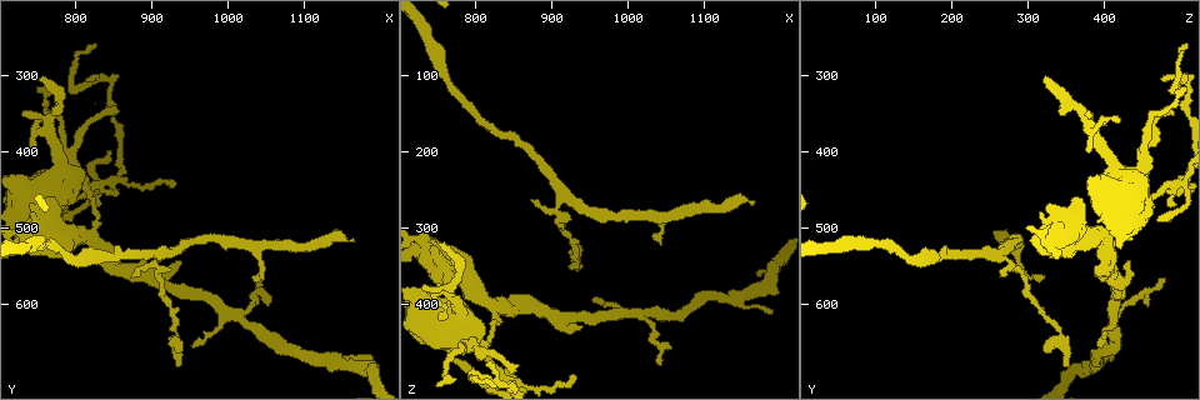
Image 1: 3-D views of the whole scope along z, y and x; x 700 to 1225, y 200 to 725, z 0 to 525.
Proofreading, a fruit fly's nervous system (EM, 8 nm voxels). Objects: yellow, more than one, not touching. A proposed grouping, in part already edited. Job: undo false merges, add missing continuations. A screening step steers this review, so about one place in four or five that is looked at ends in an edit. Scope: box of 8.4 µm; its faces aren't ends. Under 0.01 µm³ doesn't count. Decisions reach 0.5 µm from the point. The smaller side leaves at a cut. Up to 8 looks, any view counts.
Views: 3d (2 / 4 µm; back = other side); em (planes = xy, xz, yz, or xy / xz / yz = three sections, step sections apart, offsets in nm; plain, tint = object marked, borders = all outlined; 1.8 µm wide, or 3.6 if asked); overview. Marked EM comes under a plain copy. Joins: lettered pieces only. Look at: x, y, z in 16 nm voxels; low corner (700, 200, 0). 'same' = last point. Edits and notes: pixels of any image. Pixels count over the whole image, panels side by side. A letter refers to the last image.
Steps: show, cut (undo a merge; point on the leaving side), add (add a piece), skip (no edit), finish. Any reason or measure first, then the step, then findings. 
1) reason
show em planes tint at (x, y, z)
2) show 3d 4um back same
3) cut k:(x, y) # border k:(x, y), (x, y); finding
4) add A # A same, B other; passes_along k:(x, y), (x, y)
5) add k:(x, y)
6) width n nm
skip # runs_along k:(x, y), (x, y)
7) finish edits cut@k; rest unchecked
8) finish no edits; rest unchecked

branch stops here
show 3d 2um at (755, 310, 320)

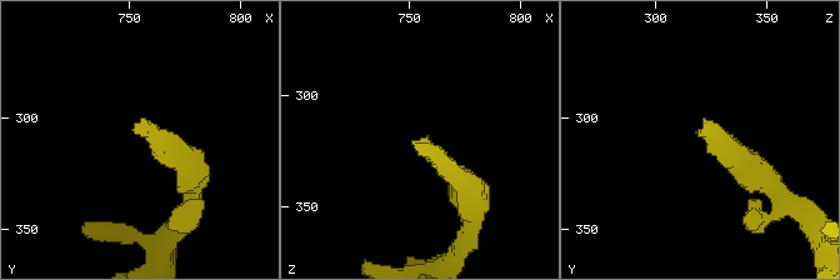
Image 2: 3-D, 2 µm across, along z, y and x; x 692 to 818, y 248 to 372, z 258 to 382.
show em yz step 4 borders at (753, 307, 320)

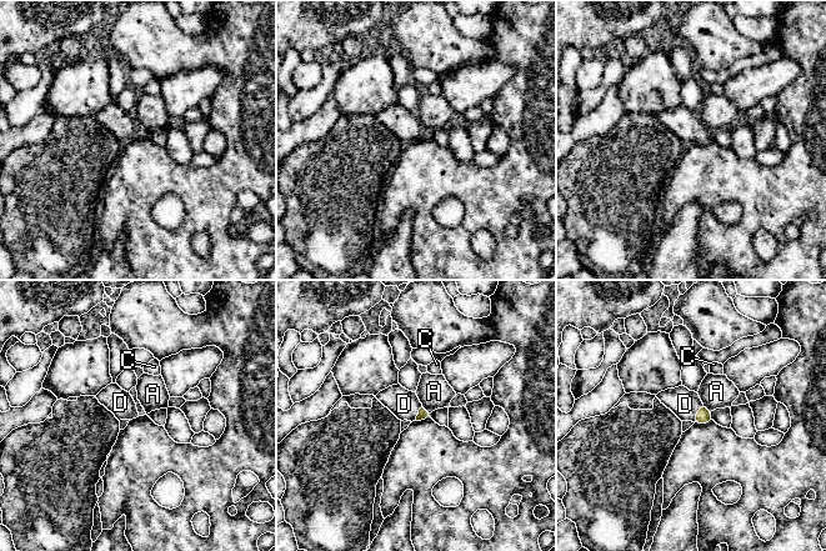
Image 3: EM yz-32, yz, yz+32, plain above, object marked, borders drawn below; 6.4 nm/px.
longest_contact D 140 nm
add D # A other, C other, D same; passes_along 3:(704, 416), (699, 412), (685, 404); it goes on there

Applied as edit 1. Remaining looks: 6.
free end
show em 3.6um yz step 8 borders at (1165, 510, 270)

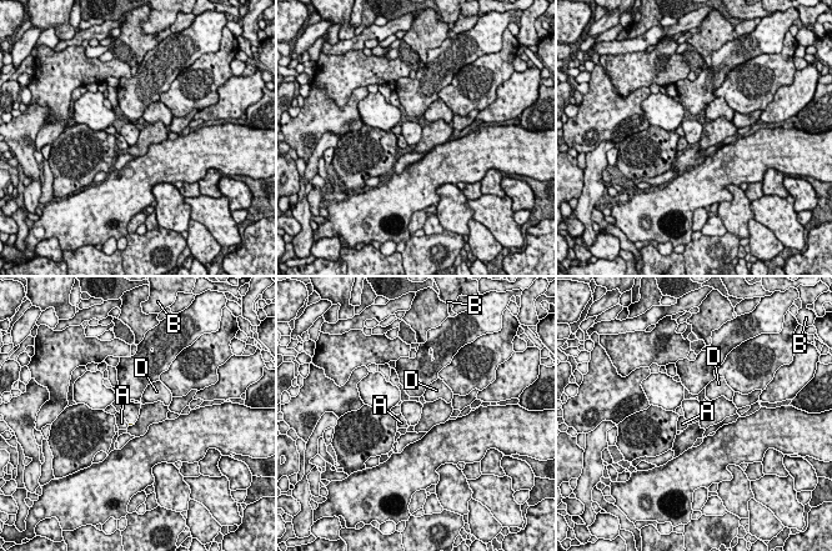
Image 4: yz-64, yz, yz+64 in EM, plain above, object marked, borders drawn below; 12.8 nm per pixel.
show em 3.6um planes borders same

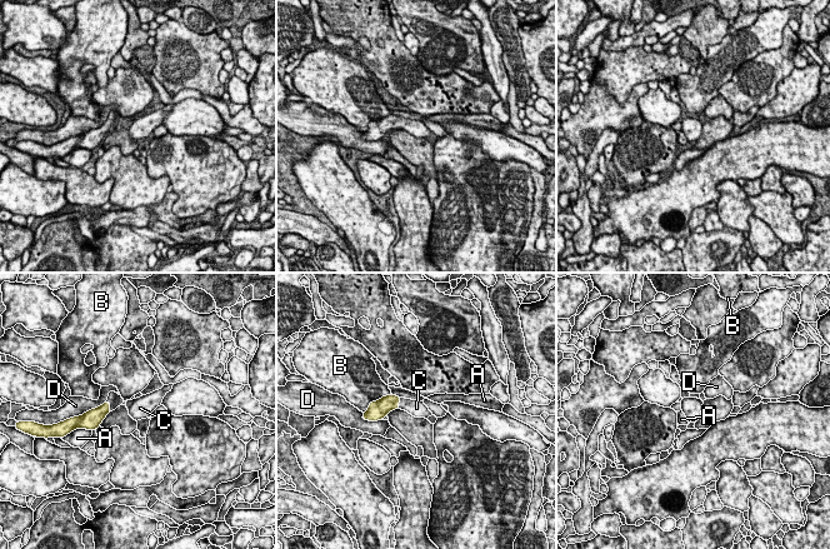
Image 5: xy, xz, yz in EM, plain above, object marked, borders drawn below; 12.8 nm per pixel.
add C # A other, B other, C same, D other; passes_along 5:(383, 407), (398, 403), (416, 408); the neuron continues

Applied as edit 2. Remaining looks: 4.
sharp bend
show em 3.6um planes tint at (800, 425, 445)

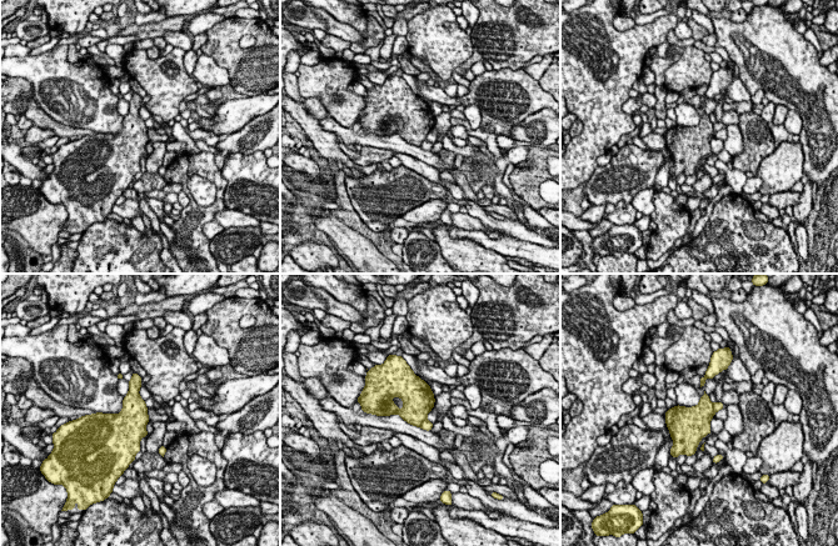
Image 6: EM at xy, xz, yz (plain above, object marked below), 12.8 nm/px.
show em 3.6um planes borders same

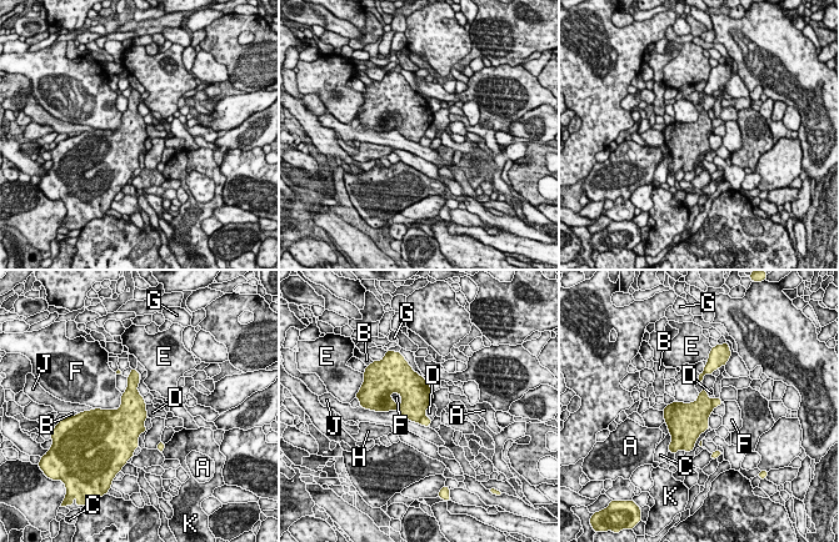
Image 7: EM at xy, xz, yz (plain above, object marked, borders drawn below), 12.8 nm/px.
longest_contact J 700 nm
cut 7:(717, 402) # A other, B other, C other, D other, E other, F other, G other, H other, J other, K other; border 7:(713, 401), (709, 412); a second neuron is stuck on

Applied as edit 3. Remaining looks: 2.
finish edits add@3, add@5, cut@7; rest unchecked

